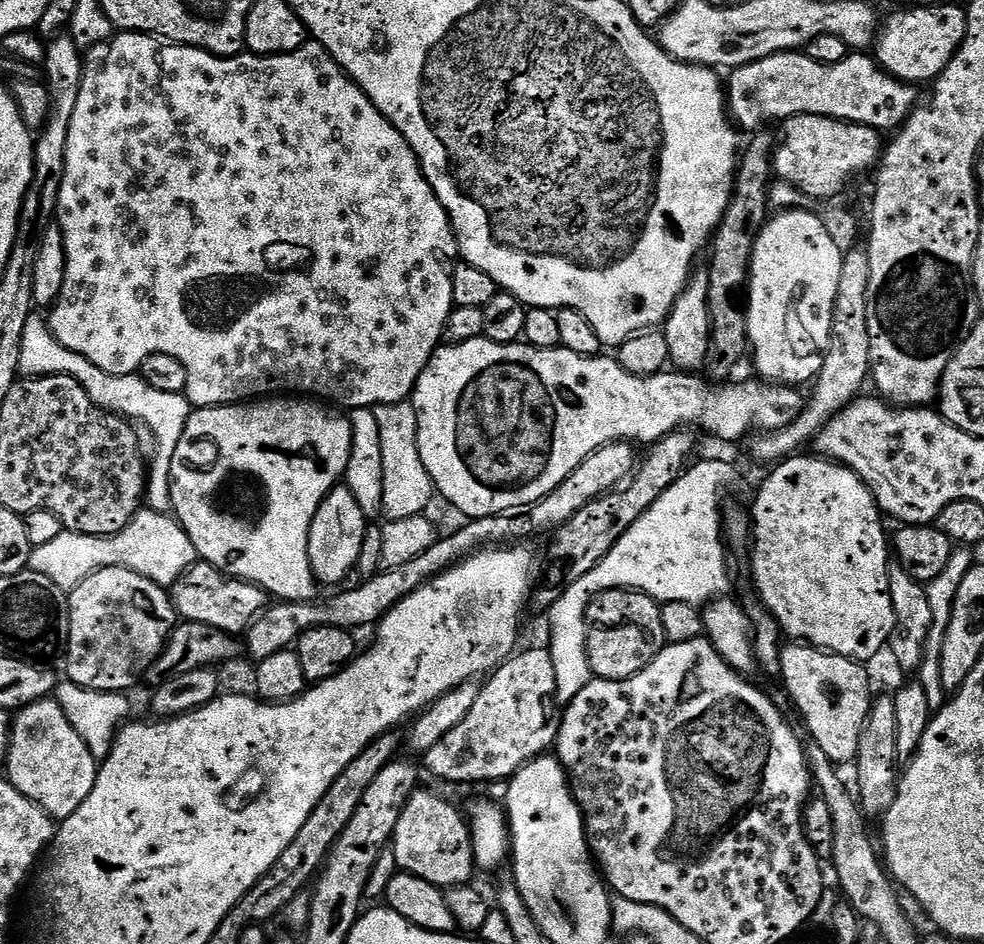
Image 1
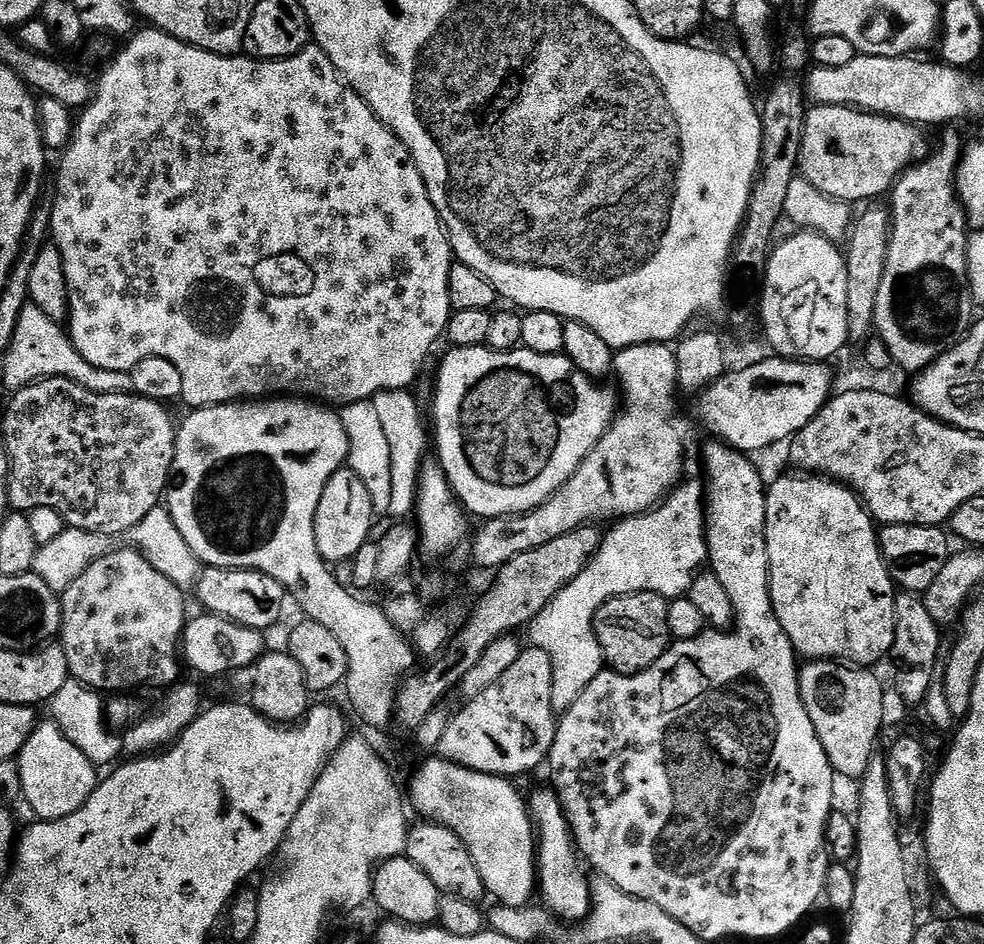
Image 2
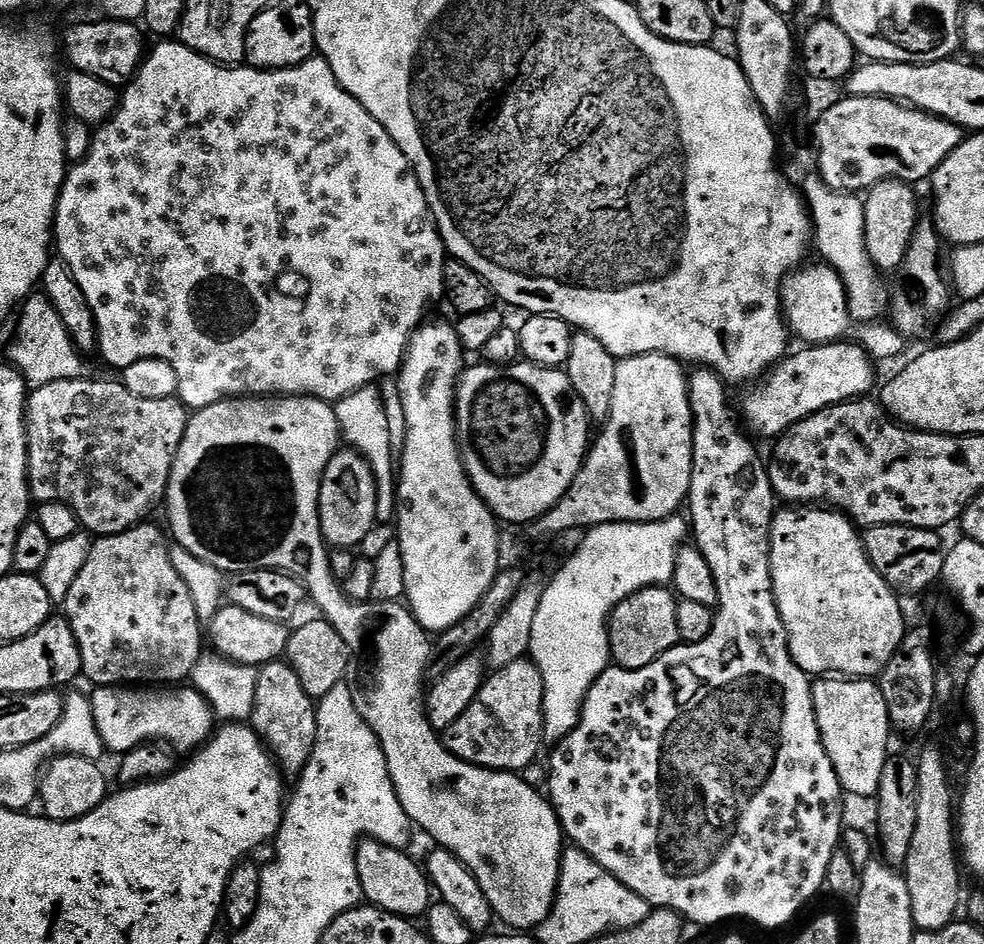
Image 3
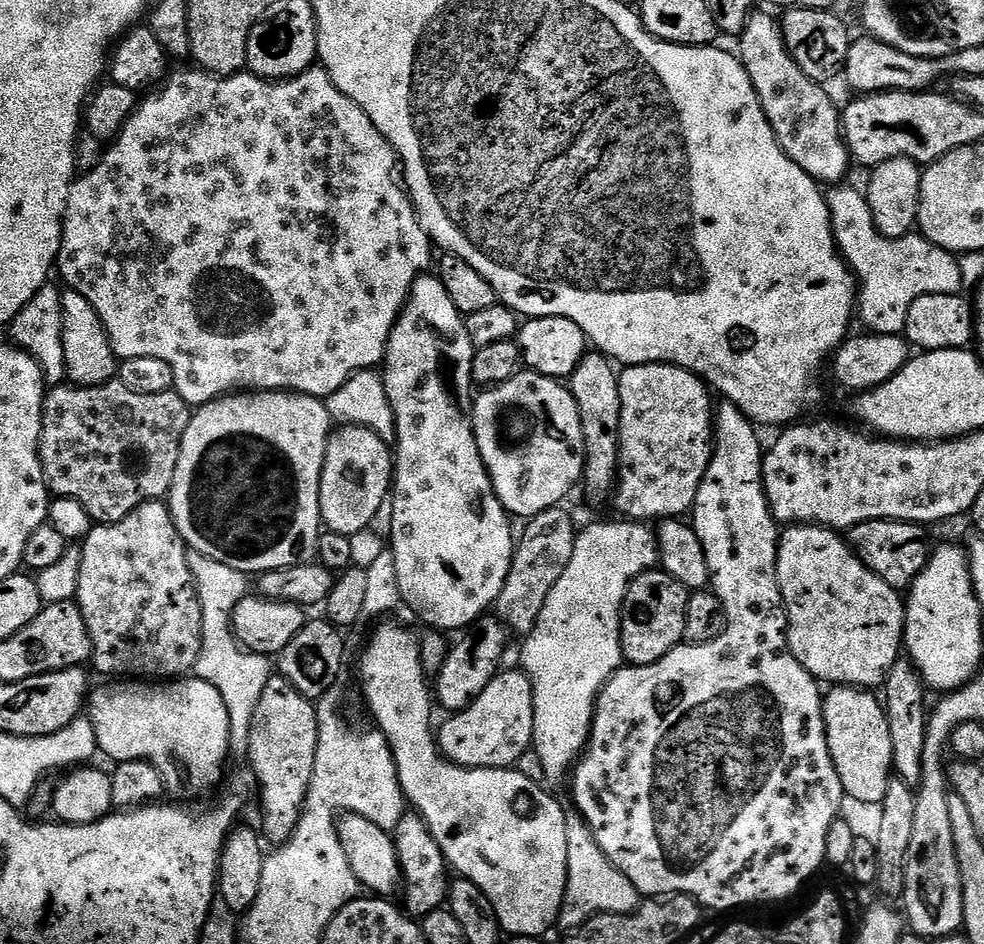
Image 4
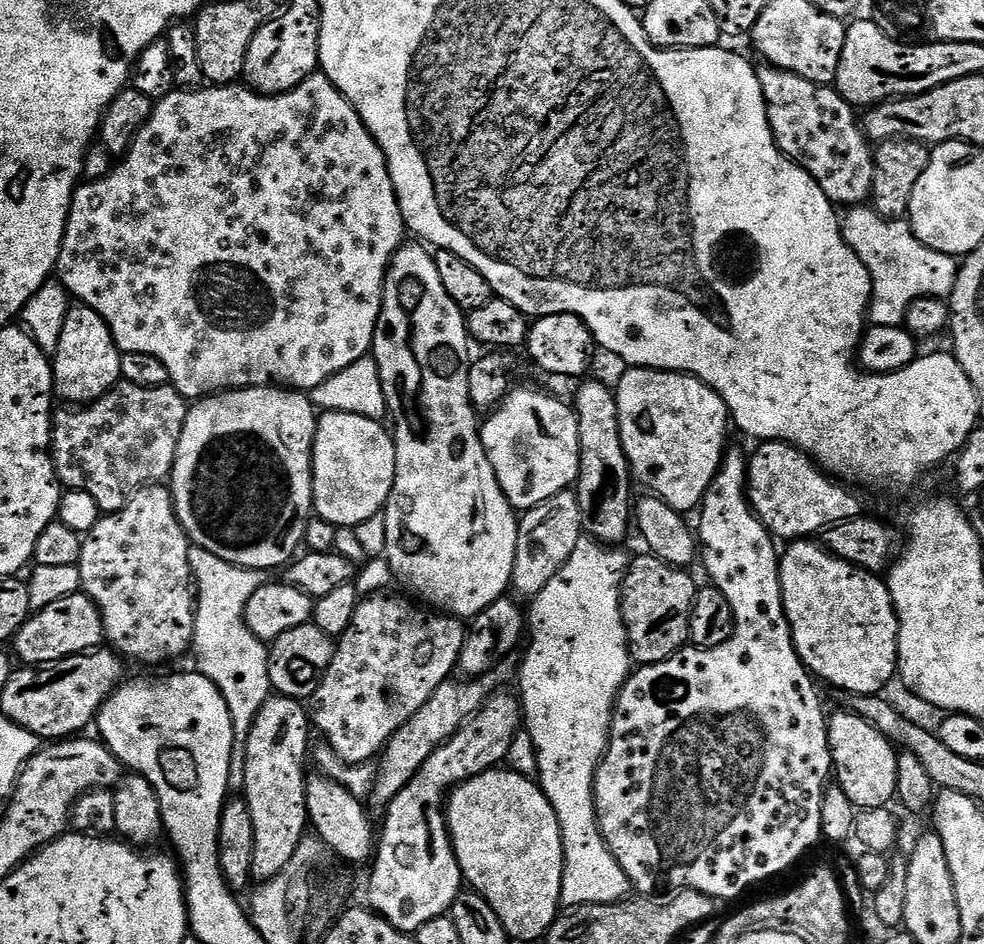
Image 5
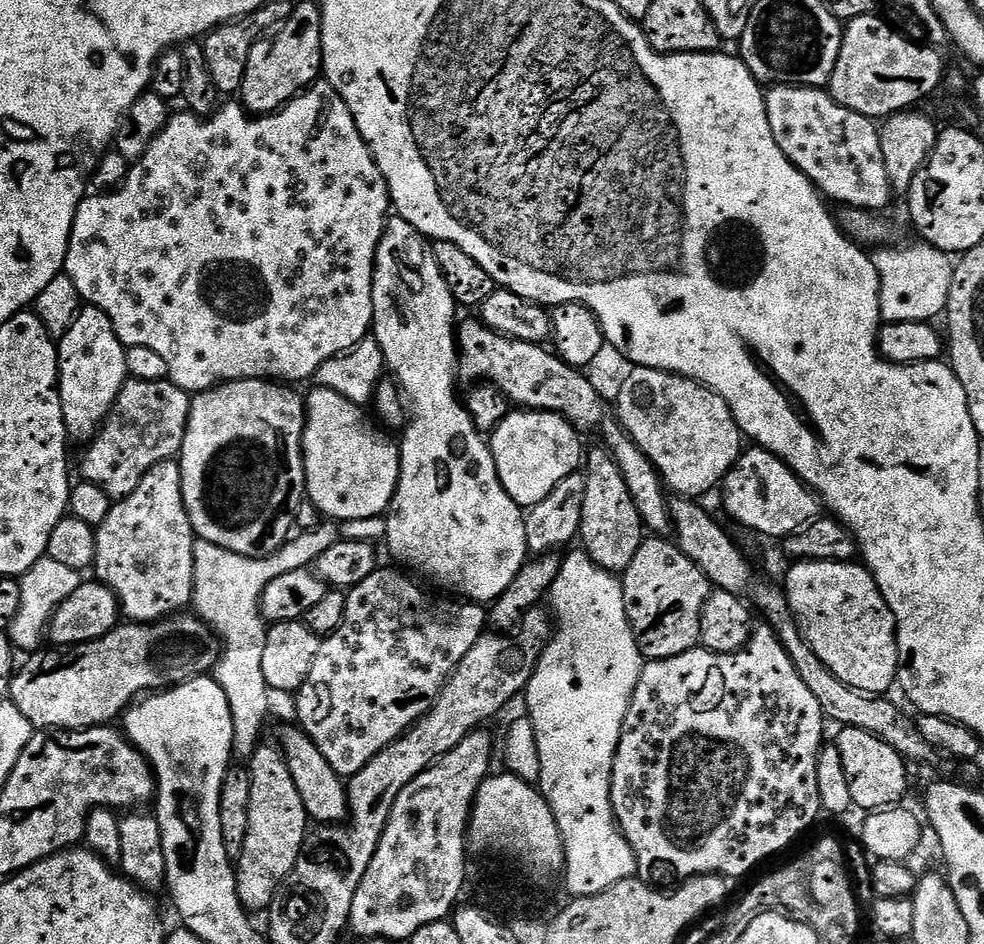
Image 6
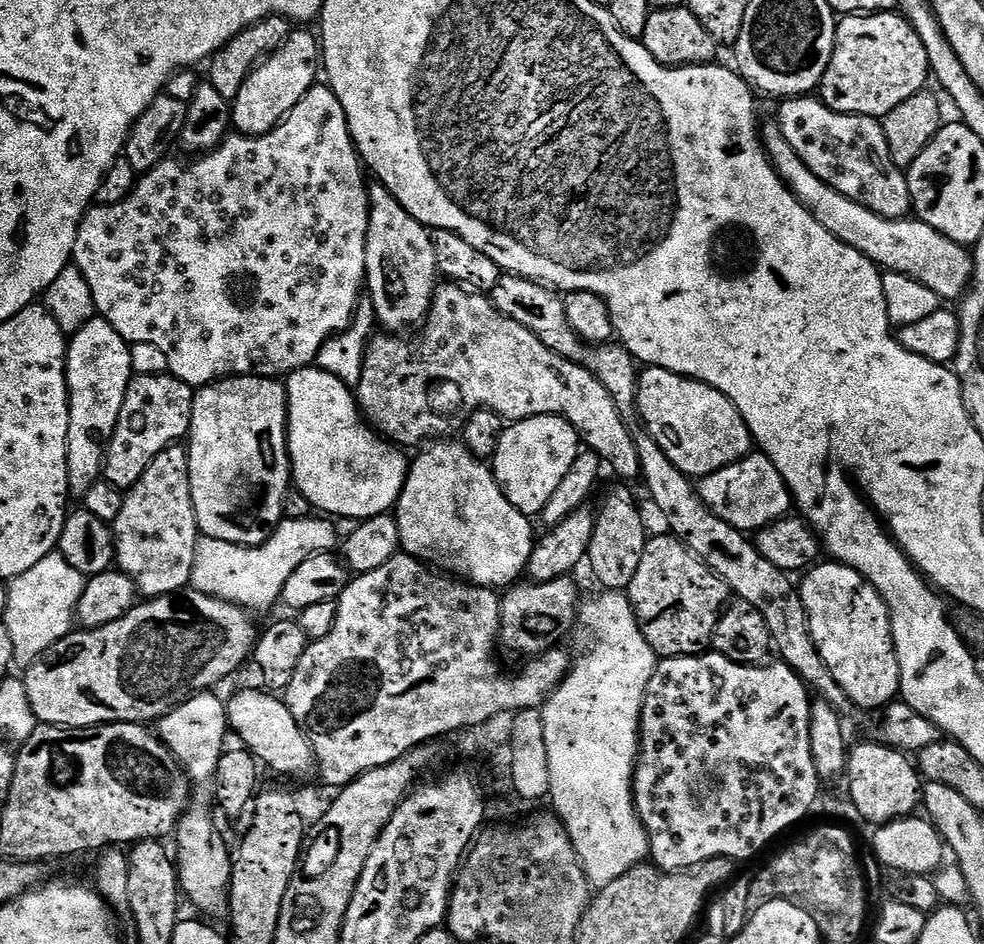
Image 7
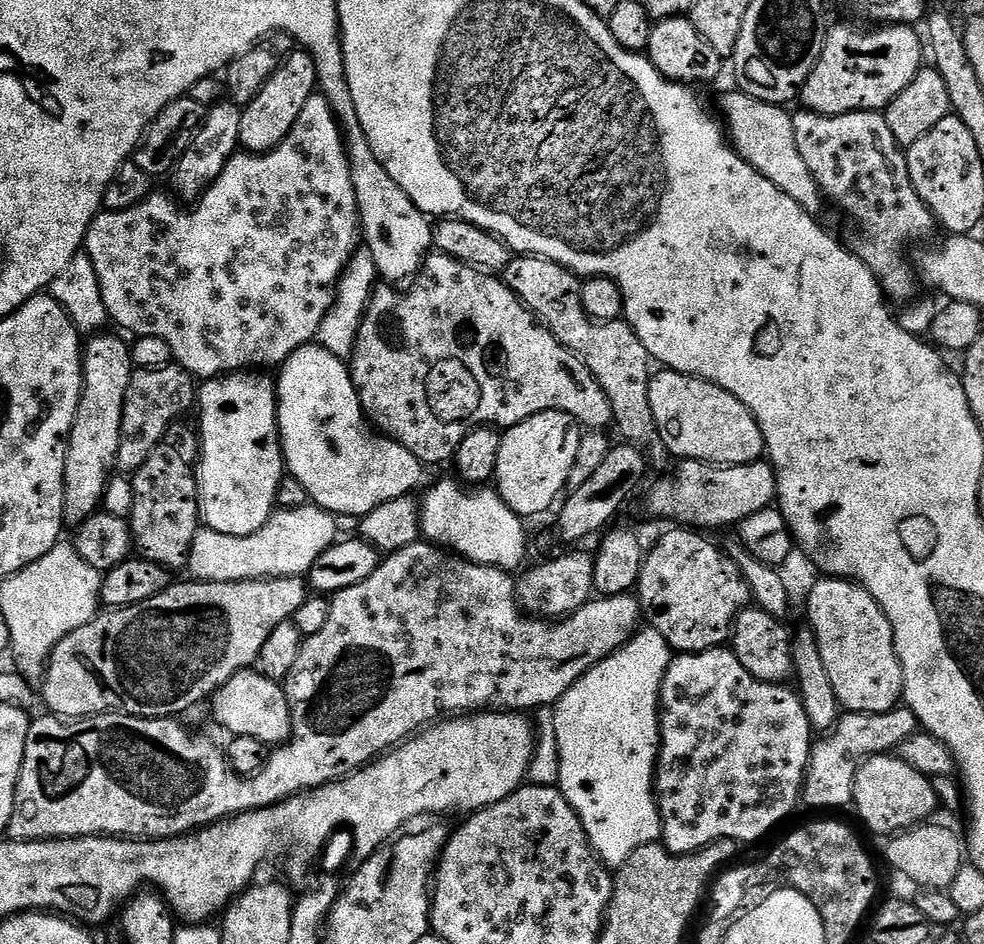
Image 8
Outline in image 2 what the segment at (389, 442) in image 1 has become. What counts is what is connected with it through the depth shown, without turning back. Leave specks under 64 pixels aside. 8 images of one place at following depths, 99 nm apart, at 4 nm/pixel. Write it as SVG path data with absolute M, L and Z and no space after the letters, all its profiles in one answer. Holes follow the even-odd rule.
M399 388L398 390L386 390L380 392L371 399L374 410L378 413L378 418L382 421L382 426L386 429L386 443L390 445L390 510L389 517L408 518L415 513L416 495L420 485L420 469L426 463L424 451L430 448L430 432L426 427L426 416L420 413L420 404L412 397L411 391Z

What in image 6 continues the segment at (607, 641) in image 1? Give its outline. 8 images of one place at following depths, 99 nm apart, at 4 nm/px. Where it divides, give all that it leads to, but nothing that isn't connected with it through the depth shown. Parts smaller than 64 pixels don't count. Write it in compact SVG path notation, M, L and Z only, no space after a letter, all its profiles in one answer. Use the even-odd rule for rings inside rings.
M644 539L622 574L622 583L626 618L645 661L681 656L700 644L702 610L714 586L671 539Z

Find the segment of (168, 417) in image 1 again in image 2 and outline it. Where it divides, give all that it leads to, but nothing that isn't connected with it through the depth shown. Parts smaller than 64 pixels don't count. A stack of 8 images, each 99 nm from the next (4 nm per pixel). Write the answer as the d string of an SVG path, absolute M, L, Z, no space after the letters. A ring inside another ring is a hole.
M31 302L22 310L12 345L3 360L4 384L11 390L22 389L38 380L48 380L51 376L61 376L78 382L91 392L132 392L132 378L129 373L111 372L90 366L90 362L86 362L86 358L78 354L67 331Z

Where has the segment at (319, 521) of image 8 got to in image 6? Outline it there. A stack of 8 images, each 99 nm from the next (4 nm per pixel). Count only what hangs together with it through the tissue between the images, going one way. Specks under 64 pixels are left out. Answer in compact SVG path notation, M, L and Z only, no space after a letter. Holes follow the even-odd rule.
M321 522L312 532L300 532L293 535L288 543L269 556L243 556L230 550L222 550L222 546L214 546L214 542L197 539L194 550L194 582L192 583L192 603L195 615L199 616L213 632L216 633L222 647L220 657L216 660L214 679L226 694L226 702L230 702L230 714L234 722L234 740L232 751L235 759L247 762L252 759L252 751L261 743L260 731L264 728L264 719L268 716L268 696L270 689L262 674L262 650L266 647L268 628L260 615L260 599L262 590L270 586L282 574L290 574L290 570L307 568L315 565L318 554L330 550L334 542L340 539L340 530L335 523Z

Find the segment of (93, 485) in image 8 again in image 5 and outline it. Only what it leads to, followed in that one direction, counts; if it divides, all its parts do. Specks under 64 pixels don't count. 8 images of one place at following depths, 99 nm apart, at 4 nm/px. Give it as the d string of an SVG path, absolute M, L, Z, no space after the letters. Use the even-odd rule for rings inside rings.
M79 302L73 303L66 314L66 322L62 326L62 338L58 338L58 346L52 361L52 386L57 397L60 396L72 406L93 404L95 400L102 399L108 391L121 383L120 357L122 353L114 342L110 326L90 306Z

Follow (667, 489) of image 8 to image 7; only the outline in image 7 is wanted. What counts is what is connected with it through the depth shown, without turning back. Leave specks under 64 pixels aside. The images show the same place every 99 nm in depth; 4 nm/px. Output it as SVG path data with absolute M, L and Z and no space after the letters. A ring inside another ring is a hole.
M749 454L738 462L726 466L709 476L699 477L698 491L702 502L722 522L734 526L745 534L755 534L767 524L789 515L793 511L792 492L786 486L778 466L763 454Z

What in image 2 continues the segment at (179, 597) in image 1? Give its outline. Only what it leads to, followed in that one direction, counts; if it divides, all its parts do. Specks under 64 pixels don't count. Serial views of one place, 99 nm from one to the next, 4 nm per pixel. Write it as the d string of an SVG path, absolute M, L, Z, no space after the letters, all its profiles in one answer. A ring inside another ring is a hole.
M205 567L196 579L195 592L205 613L261 630L274 627L283 618L288 600L290 604L290 593L282 586L282 582L278 582L278 578L270 578L270 574L255 572L253 568L233 570Z

